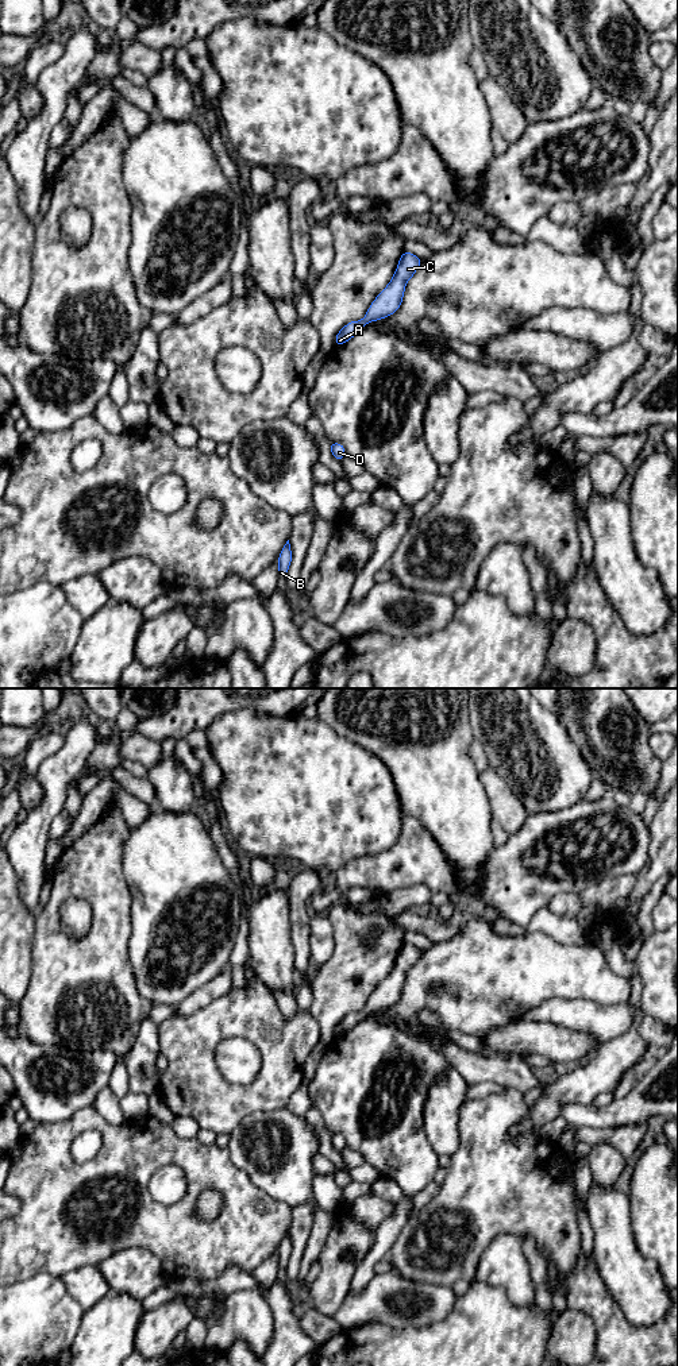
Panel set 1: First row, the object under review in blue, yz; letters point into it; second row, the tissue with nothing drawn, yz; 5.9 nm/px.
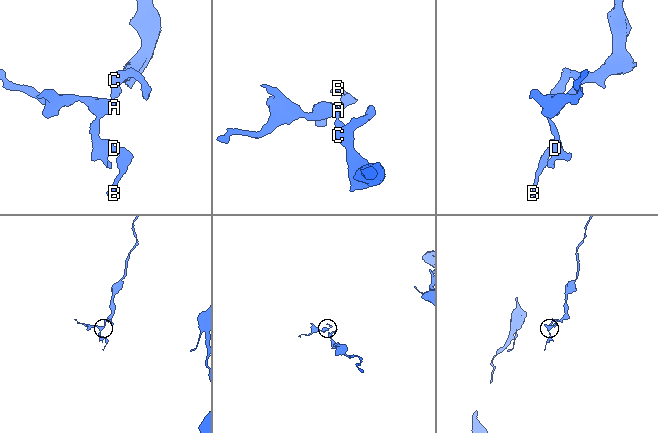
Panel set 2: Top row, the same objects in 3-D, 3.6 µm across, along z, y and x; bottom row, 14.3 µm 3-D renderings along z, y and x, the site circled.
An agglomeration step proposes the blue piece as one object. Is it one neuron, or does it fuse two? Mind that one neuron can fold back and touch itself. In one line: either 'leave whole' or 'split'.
leave whole

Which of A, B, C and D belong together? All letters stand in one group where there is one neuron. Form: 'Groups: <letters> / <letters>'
Groups: A B C D

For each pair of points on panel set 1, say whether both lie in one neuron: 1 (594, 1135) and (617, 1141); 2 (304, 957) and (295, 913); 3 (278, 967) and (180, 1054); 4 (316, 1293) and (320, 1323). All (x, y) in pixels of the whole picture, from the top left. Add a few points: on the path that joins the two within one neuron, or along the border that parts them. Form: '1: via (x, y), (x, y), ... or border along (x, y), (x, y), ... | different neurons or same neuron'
1: via (600, 1135), (612, 1137) | same neuron
2: via (301, 946), (300, 923) | same neuron
3: border along (257, 977), (272, 992) | different neurons
4: border along (305, 1293), (314, 1305) | different neurons

